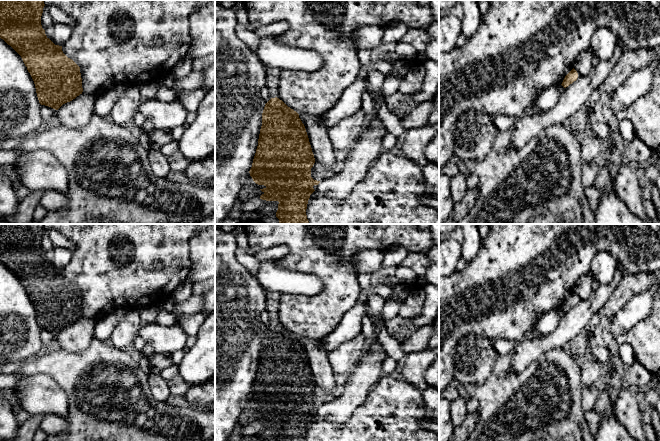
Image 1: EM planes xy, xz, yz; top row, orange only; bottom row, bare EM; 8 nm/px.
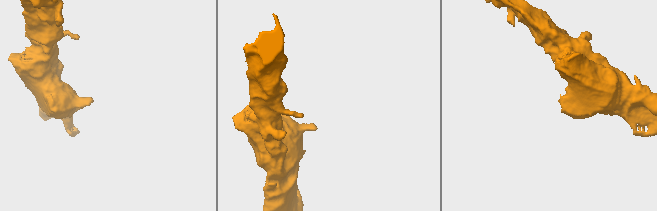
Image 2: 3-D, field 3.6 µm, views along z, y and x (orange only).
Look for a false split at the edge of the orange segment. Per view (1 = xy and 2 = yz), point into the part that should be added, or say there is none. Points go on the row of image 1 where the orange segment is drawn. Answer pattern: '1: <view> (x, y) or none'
1: none
2: none

